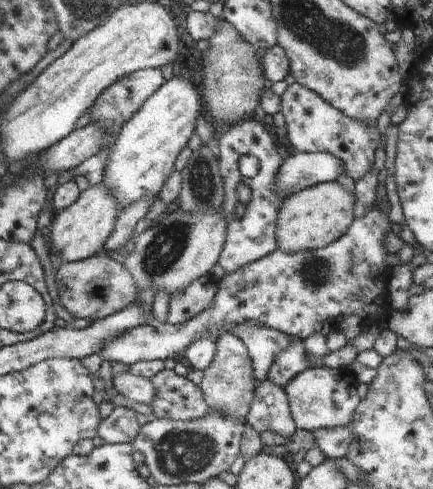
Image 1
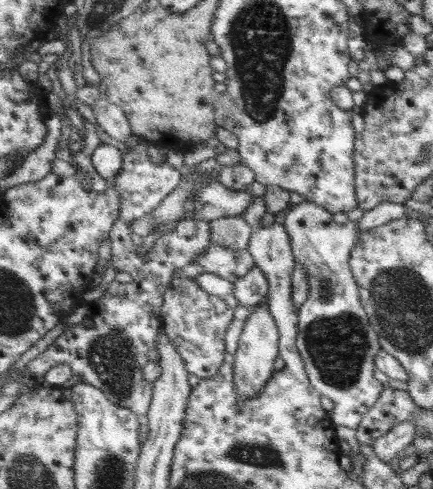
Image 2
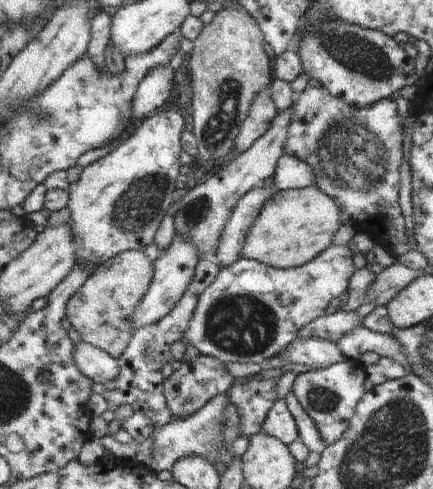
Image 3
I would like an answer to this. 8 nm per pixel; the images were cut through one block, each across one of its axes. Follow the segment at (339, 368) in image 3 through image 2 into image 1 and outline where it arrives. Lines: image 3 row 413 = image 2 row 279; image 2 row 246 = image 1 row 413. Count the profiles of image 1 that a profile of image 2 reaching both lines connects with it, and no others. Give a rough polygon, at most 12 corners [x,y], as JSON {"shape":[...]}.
{"shape":[[311,368],[285,388],[301,430],[345,428],[359,406],[347,368]]}

